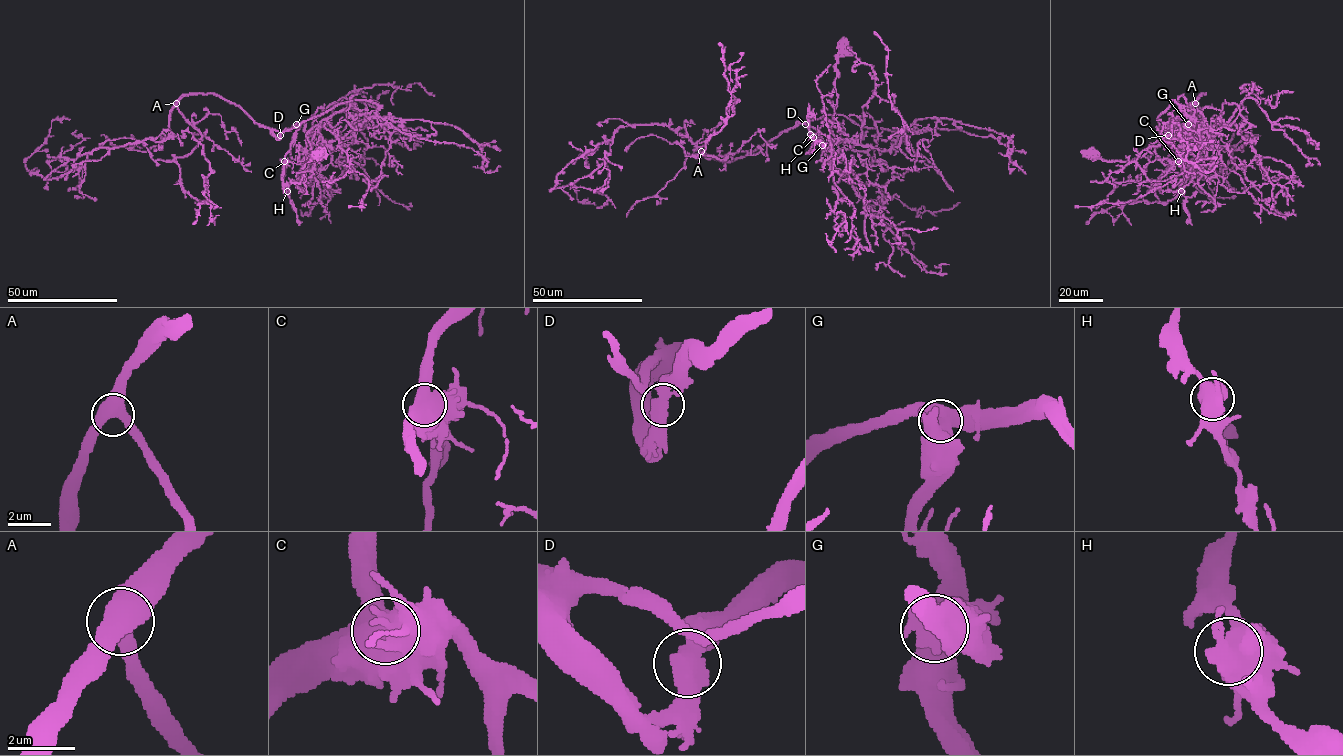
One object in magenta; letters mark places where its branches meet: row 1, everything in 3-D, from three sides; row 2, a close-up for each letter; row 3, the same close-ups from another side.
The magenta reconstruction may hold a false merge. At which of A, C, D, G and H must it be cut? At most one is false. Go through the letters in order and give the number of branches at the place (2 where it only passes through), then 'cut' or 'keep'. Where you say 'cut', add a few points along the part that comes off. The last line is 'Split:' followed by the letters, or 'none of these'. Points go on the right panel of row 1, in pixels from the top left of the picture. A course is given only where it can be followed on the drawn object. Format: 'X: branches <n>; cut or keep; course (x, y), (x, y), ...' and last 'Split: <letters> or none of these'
A: branches 3; keep
C: branches 3; keep
D: branches 3; keep
G: branches 3; cut; course (1188, 124), (1177, 159), (1185, 168), (1181, 187), (1185, 198), (1184, 209), (1192, 225)
H: branches 3; keep
Split: G

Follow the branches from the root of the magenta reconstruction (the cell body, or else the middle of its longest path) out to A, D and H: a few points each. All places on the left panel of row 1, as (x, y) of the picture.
A: (318, 156), (309, 161), (313, 128), (303, 123), (269, 129), (212, 93), (176, 103)
D: (318, 156), (309, 161), (311, 149), (306, 135), (313, 128), (306, 131), (304, 124), (298, 123), (280, 135)
H: (318, 156), (309, 161), (306, 135), (313, 128), (306, 131), (298, 123), (284, 157), (287, 191)

